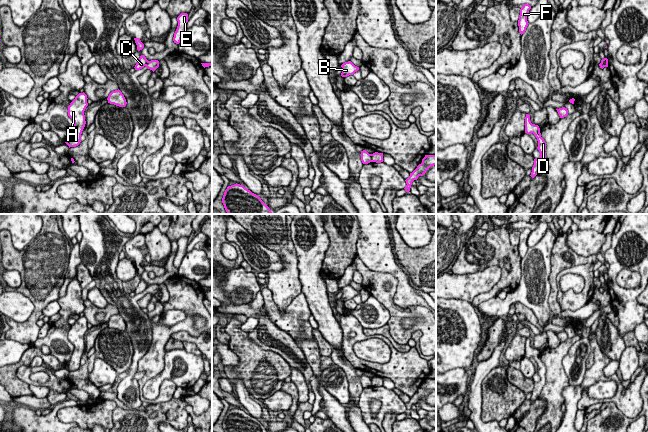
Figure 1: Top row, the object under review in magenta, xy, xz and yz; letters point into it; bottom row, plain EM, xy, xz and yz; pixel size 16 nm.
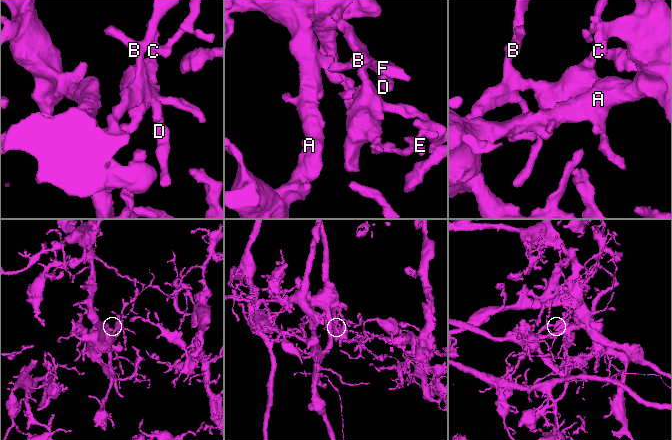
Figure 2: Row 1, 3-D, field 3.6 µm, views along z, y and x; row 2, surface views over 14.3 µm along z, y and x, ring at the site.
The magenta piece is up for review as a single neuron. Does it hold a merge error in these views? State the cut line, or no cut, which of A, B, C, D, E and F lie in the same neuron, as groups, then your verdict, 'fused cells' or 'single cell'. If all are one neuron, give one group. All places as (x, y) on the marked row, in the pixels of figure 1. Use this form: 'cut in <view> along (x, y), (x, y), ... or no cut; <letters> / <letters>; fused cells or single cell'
cut in xz along (370, 154), (372, 161); A B C D F / E; fused cells

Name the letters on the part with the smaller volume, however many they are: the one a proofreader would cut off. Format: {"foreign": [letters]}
{"foreign": ["E"]}

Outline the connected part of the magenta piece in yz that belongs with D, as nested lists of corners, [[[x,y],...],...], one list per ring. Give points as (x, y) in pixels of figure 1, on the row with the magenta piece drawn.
[[[526,114],[526,117],[525,117],[525,133],[527,133],[529,135],[531,133],[533,133],[535,135],[535,137],[537,138],[537,141],[538,141],[537,149],[540,152],[540,157],[534,159],[534,165],[532,167],[532,172],[530,175],[532,178],[534,178],[540,172],[541,166],[545,161],[546,142],[541,137],[539,126],[531,123],[529,114]]]

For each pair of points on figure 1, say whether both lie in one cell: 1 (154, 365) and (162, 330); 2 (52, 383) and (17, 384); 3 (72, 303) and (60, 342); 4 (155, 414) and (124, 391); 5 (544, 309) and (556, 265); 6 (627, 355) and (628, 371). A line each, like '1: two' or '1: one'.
1: one
2: two
3: one
4: two
5: two
6: one

